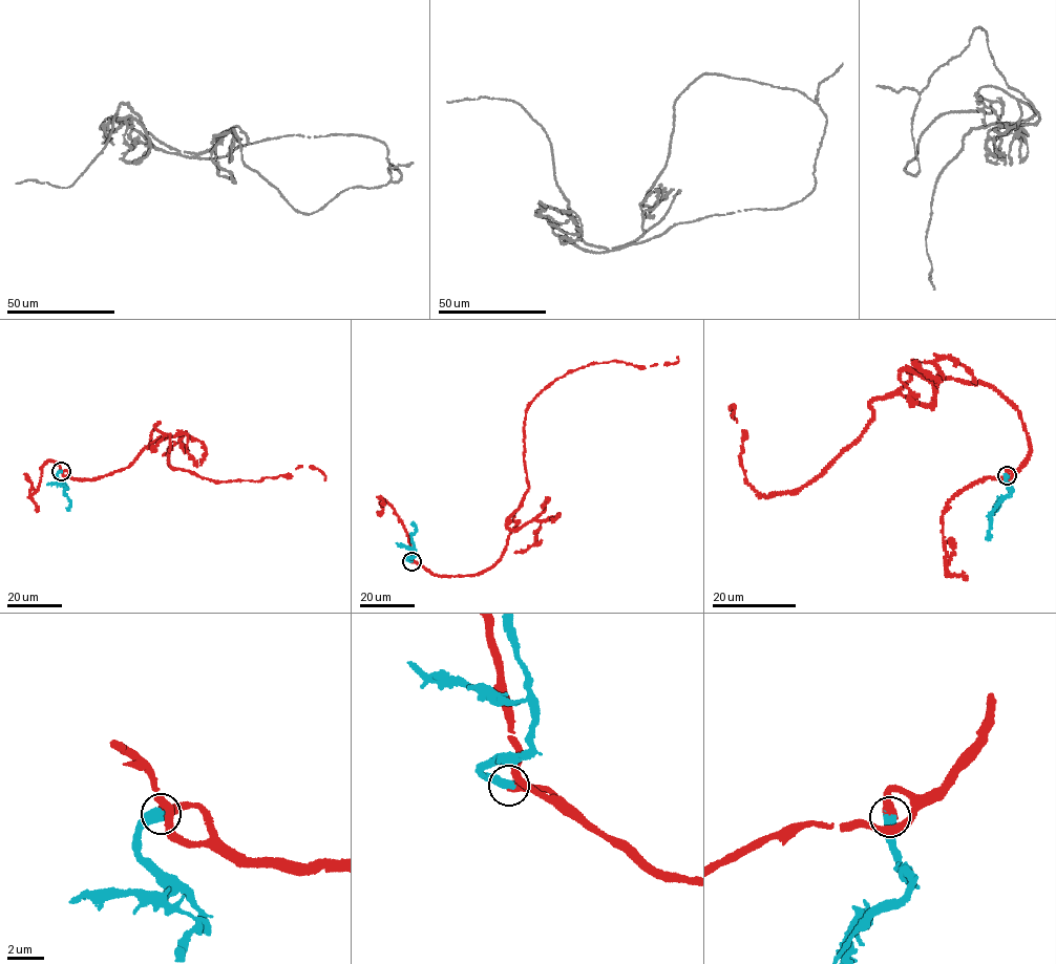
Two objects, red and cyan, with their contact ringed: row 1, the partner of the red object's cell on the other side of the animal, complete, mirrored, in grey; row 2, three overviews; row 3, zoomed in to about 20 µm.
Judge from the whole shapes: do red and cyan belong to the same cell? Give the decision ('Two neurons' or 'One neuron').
One neuron

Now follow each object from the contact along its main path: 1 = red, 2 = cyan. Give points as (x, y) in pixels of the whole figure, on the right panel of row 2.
1: (1007, 476), (1026, 428), (979, 382), (911, 372), (819, 476), (766, 496), (732, 405), (732, 419)
2: (1007, 476), (1011, 493), (990, 516), (987, 539)

